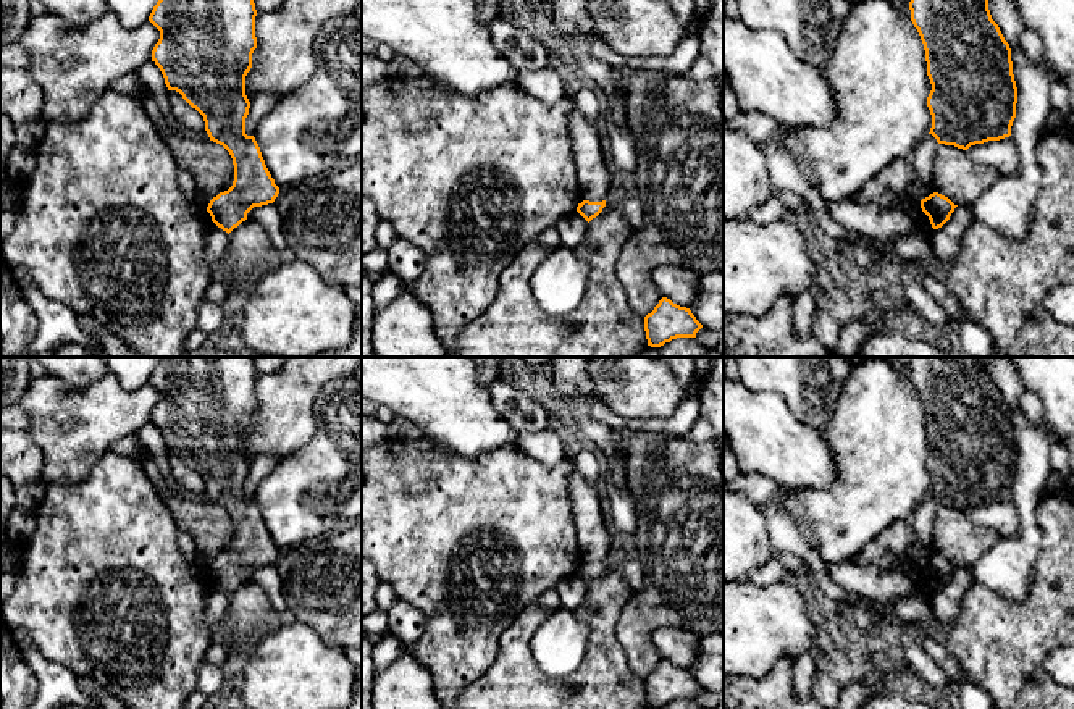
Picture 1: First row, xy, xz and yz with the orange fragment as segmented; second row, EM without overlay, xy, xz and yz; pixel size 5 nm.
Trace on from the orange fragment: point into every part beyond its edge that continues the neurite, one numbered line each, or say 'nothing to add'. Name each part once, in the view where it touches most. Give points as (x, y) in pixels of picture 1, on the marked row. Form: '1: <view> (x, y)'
nothing to add

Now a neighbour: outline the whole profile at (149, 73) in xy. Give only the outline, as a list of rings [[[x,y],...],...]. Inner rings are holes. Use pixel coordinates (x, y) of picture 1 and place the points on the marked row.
[[[152,60],[145,61],[141,68],[137,68],[134,71],[134,74],[139,78],[141,82],[144,82],[149,87],[150,94],[155,99],[155,103],[165,115],[166,123],[176,134],[182,136],[184,139],[192,139],[192,141],[200,141],[200,142],[210,141],[205,129],[191,131],[191,129],[184,129],[178,124],[176,118],[171,113],[170,90],[165,84],[165,78],[163,78],[160,68],[155,65],[155,61],[152,61]]]

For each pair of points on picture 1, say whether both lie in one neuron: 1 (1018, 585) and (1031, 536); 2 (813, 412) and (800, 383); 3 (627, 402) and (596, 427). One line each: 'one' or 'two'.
1: one
2: one
3: two

